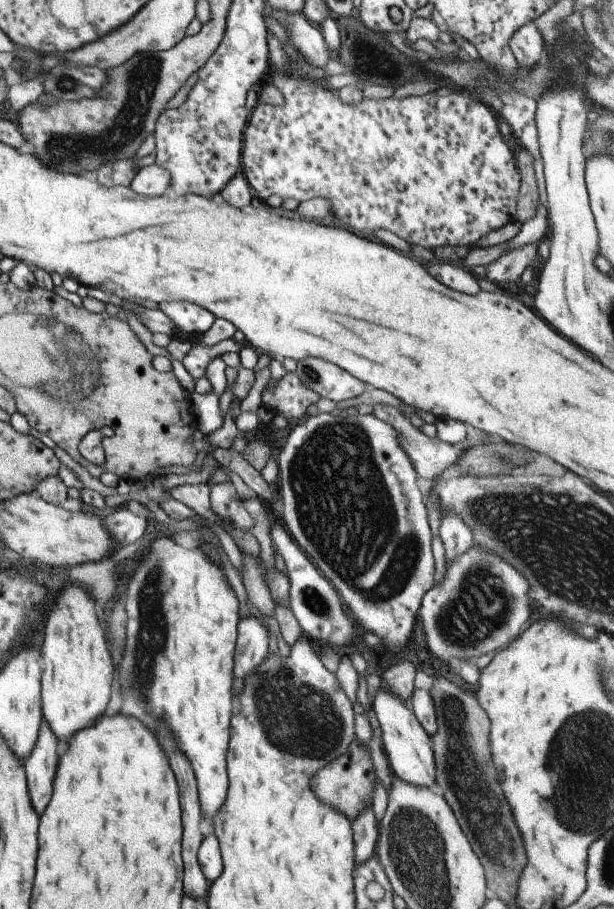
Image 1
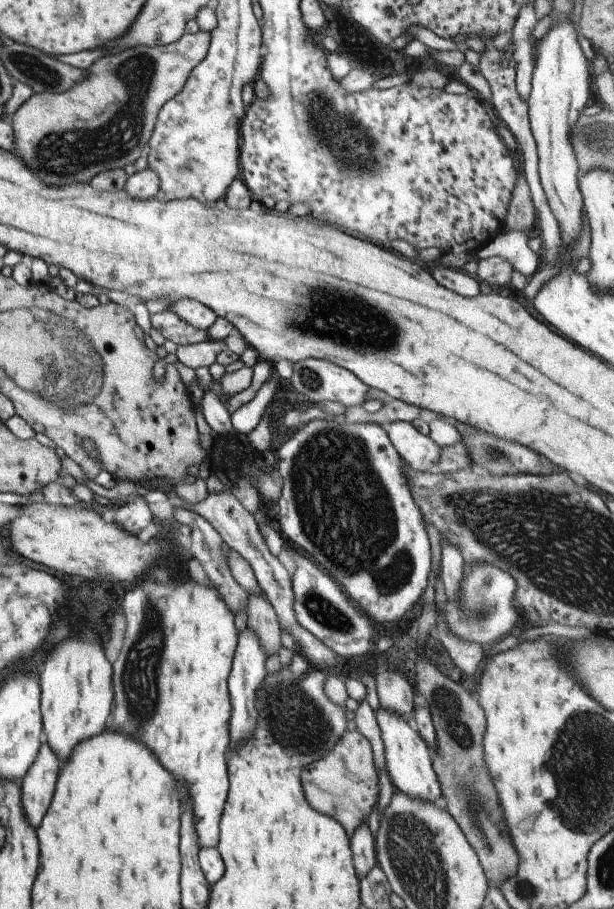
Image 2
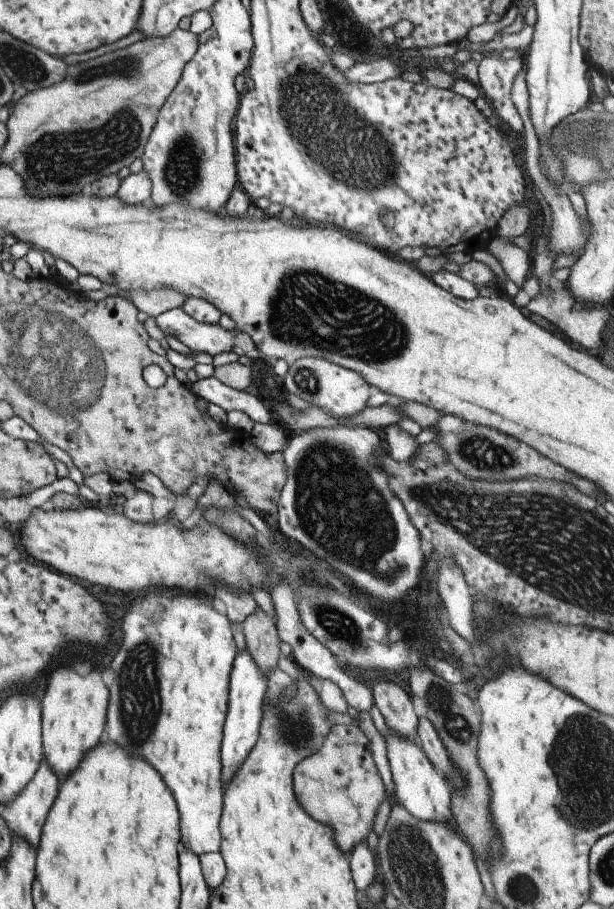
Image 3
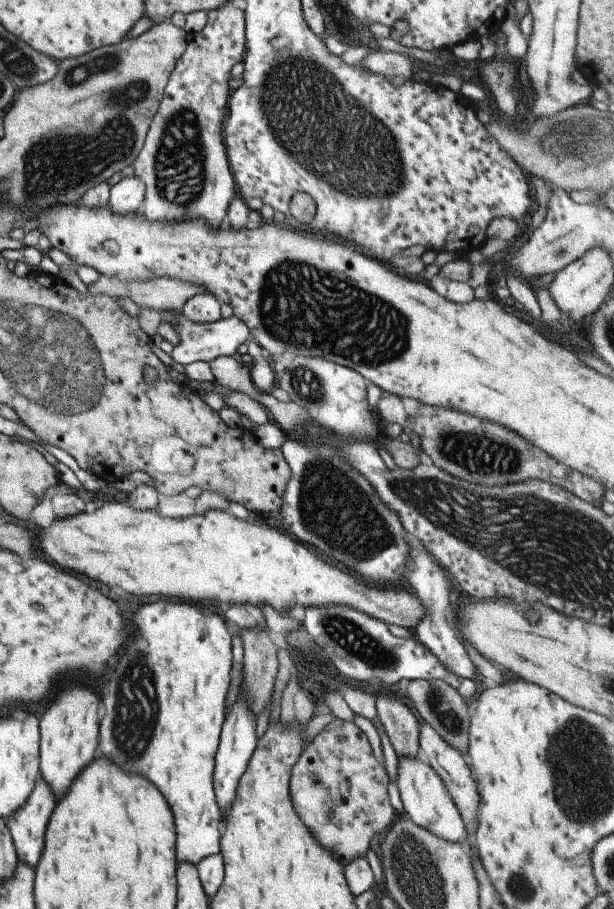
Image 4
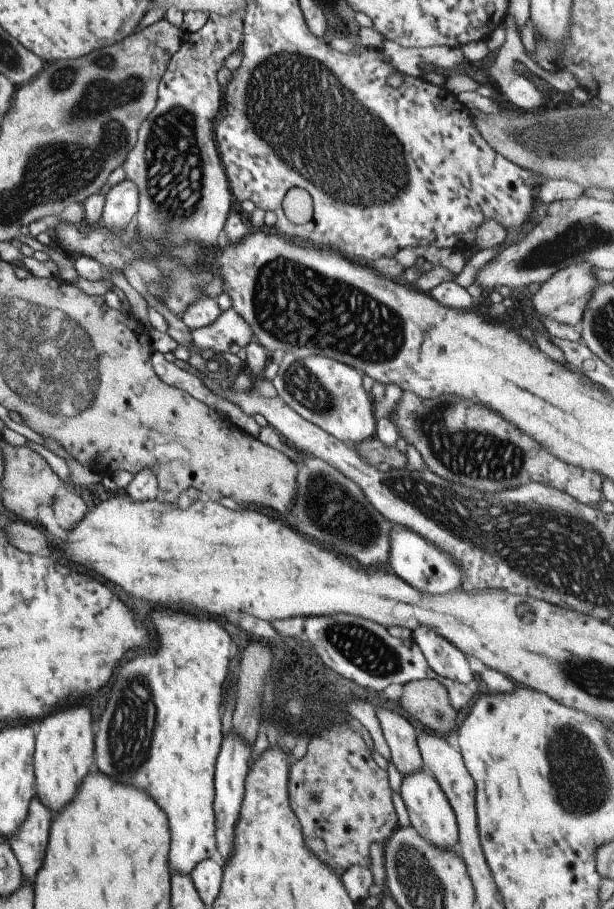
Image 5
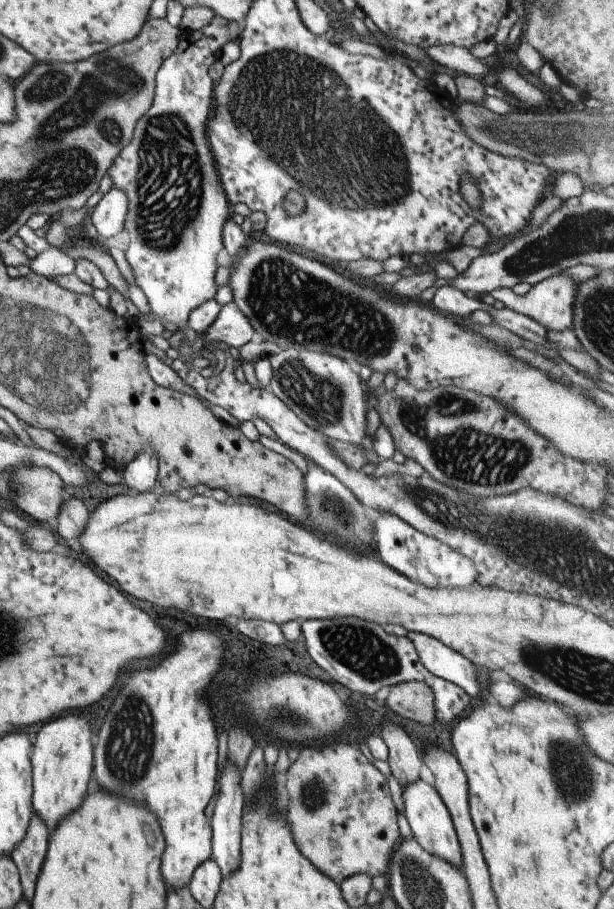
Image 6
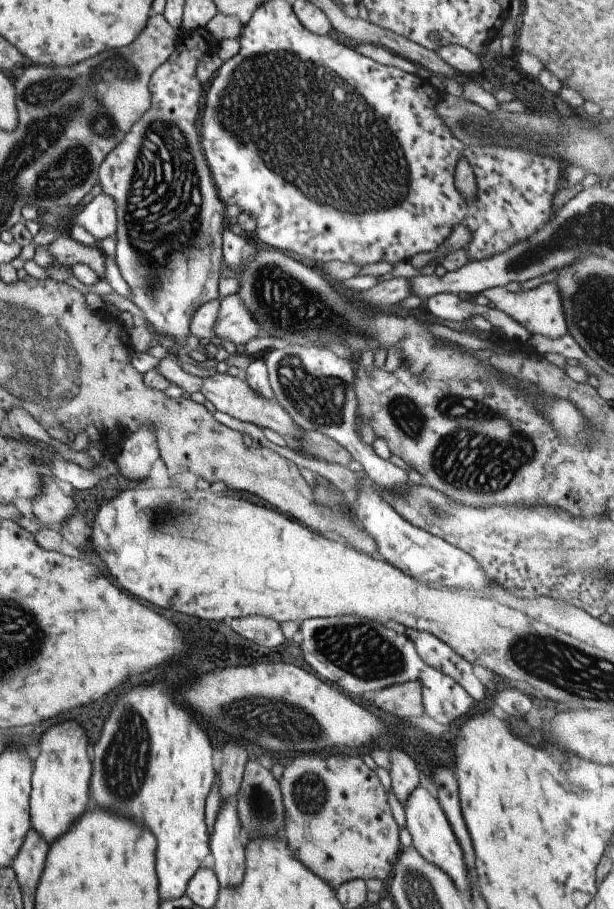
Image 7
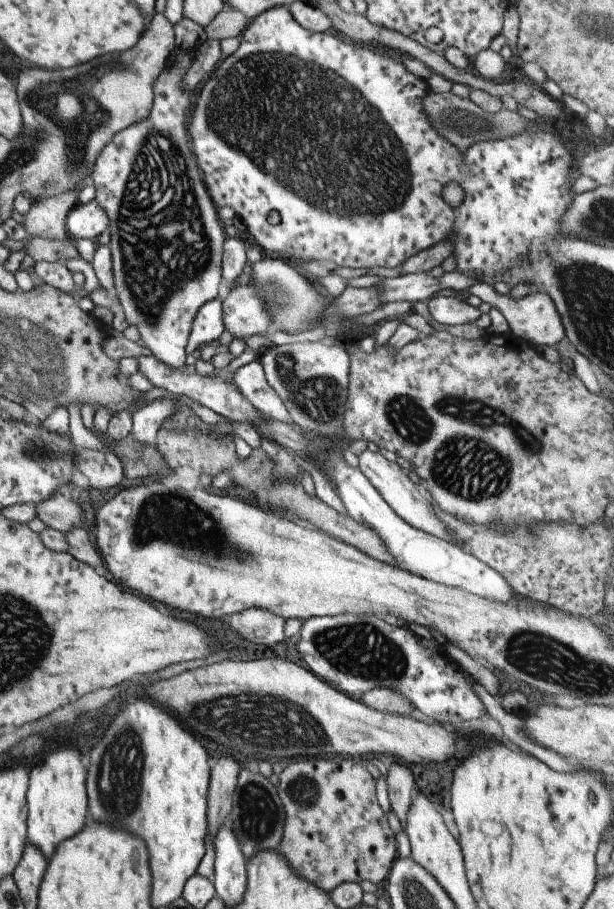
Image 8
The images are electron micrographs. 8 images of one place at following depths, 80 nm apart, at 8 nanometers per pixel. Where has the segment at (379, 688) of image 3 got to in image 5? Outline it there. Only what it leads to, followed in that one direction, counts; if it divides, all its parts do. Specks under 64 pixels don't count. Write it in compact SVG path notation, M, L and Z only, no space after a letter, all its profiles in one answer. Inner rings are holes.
M376 707L384 738L389 746L390 761L403 774L403 778L411 772L422 769L423 760L417 743L414 726L394 710Z

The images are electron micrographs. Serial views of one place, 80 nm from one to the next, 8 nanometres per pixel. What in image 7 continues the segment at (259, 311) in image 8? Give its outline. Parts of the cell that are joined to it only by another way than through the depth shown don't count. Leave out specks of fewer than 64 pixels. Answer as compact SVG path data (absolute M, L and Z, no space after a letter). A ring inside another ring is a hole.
M238 294L228 296L221 301L214 330L216 339L224 338L236 345L245 345L261 331Z

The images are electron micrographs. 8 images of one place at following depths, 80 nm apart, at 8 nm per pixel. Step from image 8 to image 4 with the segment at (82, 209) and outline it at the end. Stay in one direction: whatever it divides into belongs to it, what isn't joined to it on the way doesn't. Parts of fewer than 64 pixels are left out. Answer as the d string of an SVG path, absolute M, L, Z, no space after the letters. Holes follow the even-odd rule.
M138 175L124 177L118 183L114 184L109 192L110 208L118 214L130 214L138 212L142 202L144 202L144 182L138 178Z

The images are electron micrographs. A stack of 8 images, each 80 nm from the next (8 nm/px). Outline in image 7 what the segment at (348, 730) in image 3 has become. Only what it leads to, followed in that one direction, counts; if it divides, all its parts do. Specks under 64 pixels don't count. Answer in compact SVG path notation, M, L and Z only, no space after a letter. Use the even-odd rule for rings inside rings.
M335 752L330 754L330 756L321 756L321 753L315 754L300 754L296 757L290 766L287 766L279 782L281 793L282 793L282 802L285 806L285 834L289 847L295 852L295 857L299 858L299 861L304 863L304 866L307 866L307 869L314 871L320 878L323 878L324 881L329 882L329 885L336 890L341 884L345 882L362 879L368 880L369 878L379 878L380 880L386 880L391 876L394 868L394 863L398 858L398 853L402 849L400 843L398 829L399 826L394 821L392 817L392 809L388 803L387 792L384 791L382 782L378 775L376 775L375 770L370 769L362 760L362 755L352 756L352 754L342 754L341 752Z

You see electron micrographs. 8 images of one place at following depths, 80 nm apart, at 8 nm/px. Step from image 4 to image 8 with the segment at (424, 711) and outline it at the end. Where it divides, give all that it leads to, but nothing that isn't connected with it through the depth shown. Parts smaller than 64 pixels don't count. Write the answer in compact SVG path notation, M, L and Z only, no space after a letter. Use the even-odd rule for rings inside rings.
M385 688L364 693L362 703L383 713L397 713L406 717L415 709L415 704L406 695Z

